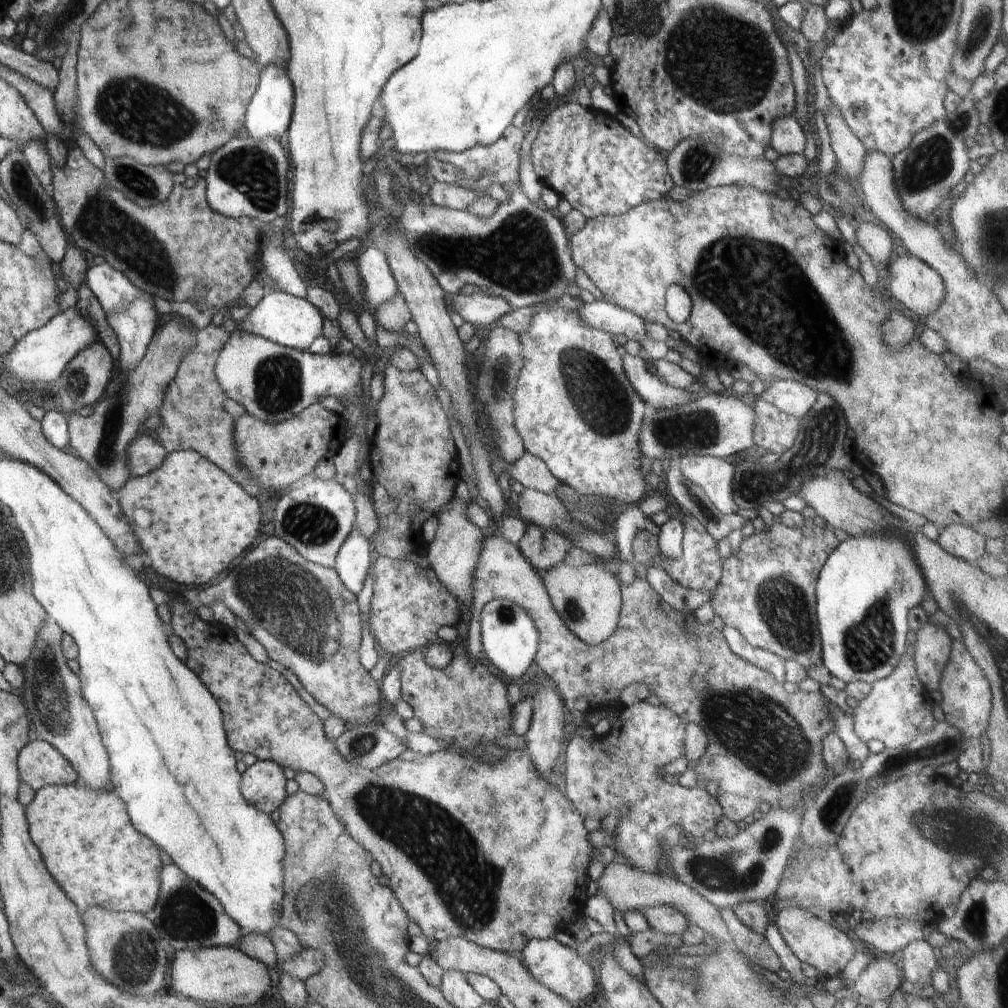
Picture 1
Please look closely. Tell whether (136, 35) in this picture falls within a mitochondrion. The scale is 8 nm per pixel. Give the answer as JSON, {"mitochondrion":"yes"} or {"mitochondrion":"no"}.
{"mitochondrion":"no"}

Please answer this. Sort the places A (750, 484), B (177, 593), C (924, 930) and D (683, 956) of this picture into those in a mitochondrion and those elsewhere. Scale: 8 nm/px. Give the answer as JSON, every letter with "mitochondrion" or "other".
{"A":"mitochondrion","B":"other","C":"other","D":"other"}

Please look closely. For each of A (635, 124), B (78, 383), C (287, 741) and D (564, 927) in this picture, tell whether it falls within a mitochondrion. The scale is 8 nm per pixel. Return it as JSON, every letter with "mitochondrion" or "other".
{"A":"other","B":"mitochondrion","C":"other","D":"other"}

